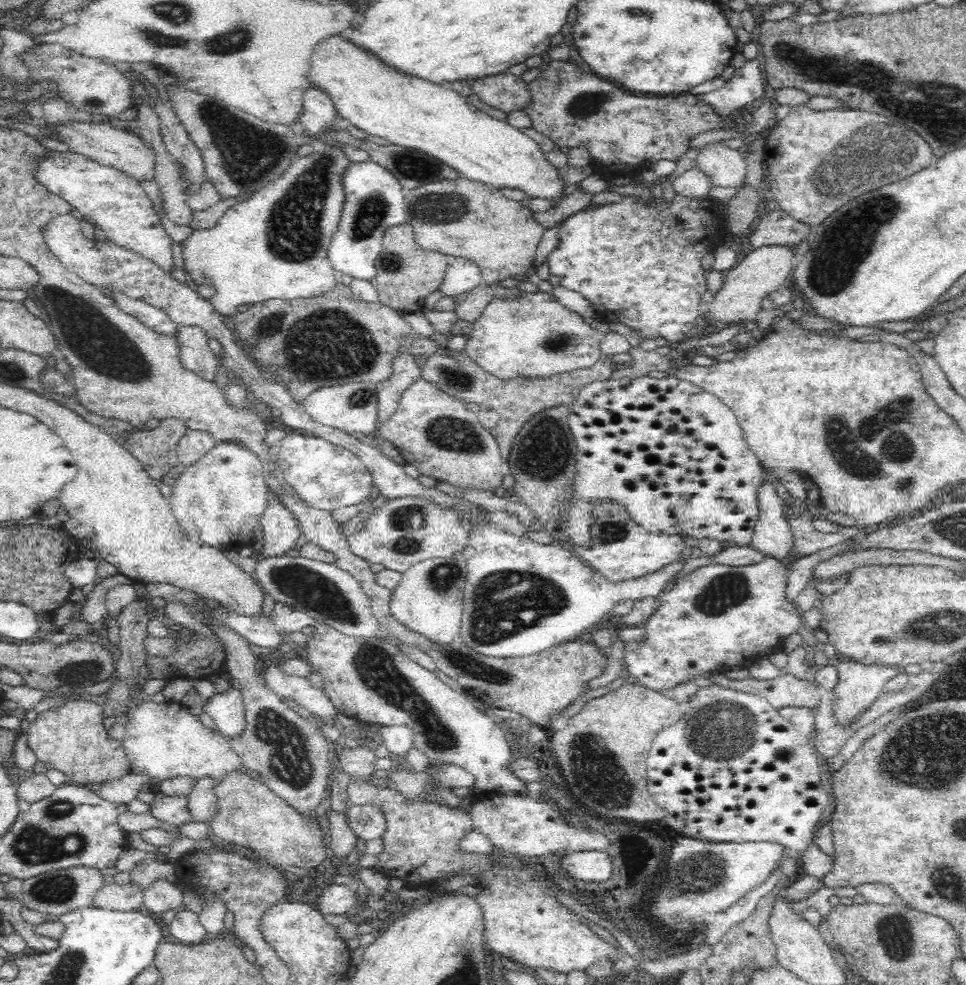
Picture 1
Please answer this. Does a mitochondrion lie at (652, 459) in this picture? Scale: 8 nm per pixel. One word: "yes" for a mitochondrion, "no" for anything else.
no

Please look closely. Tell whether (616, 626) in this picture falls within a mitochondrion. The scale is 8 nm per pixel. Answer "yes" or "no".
no

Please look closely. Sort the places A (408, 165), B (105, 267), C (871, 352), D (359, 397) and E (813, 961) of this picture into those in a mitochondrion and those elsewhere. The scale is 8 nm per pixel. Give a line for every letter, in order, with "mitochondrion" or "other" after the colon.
A: mitochondrion
B: mitochondrion
C: other
D: mitochondrion
E: other

